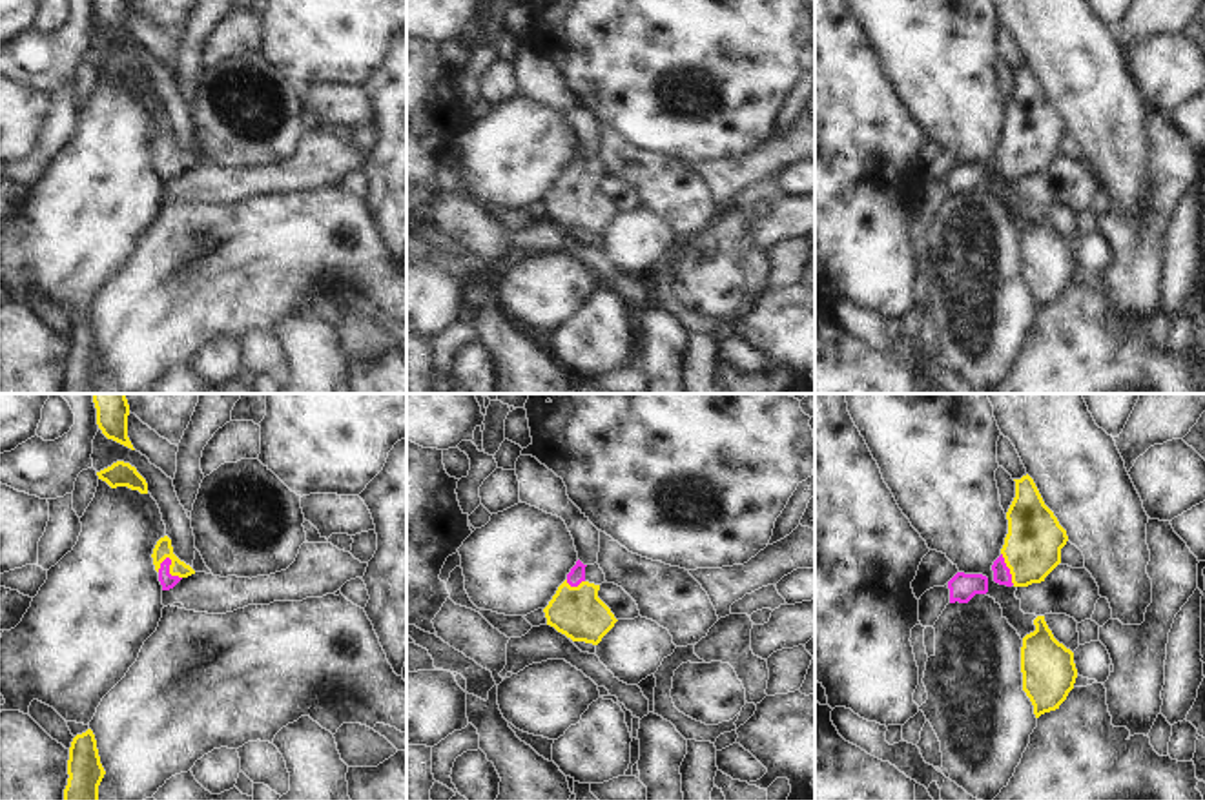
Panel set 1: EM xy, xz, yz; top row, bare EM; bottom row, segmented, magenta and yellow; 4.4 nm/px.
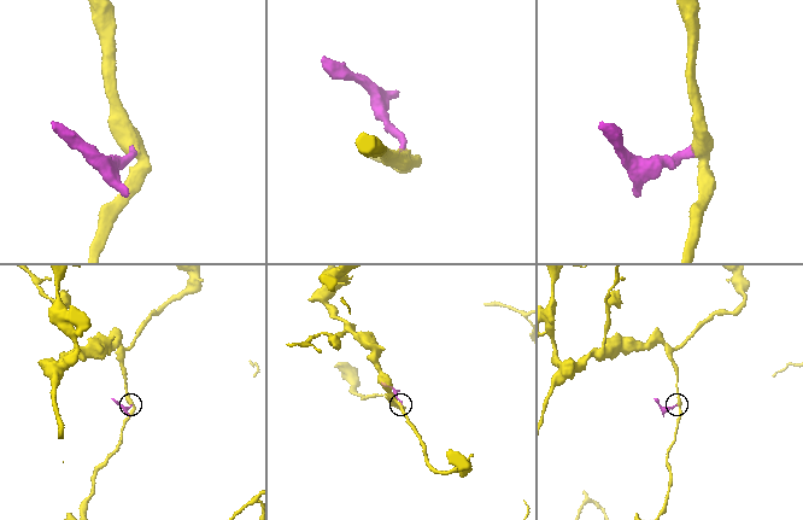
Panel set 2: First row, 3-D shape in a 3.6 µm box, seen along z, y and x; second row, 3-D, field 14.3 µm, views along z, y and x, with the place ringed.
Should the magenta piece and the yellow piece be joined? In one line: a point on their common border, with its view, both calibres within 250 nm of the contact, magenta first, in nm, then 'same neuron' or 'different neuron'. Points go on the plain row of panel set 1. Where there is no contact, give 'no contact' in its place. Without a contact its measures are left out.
xy (168, 163) | 70/80 nm | same neuron

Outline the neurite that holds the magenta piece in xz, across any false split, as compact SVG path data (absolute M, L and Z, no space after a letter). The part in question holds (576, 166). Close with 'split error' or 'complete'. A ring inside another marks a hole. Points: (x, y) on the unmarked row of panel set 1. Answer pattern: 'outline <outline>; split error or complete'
outline M576 153L543 204L547 217L572 233L598 237L618 211L598 190L600 177L585 171L585 159Z; split error

